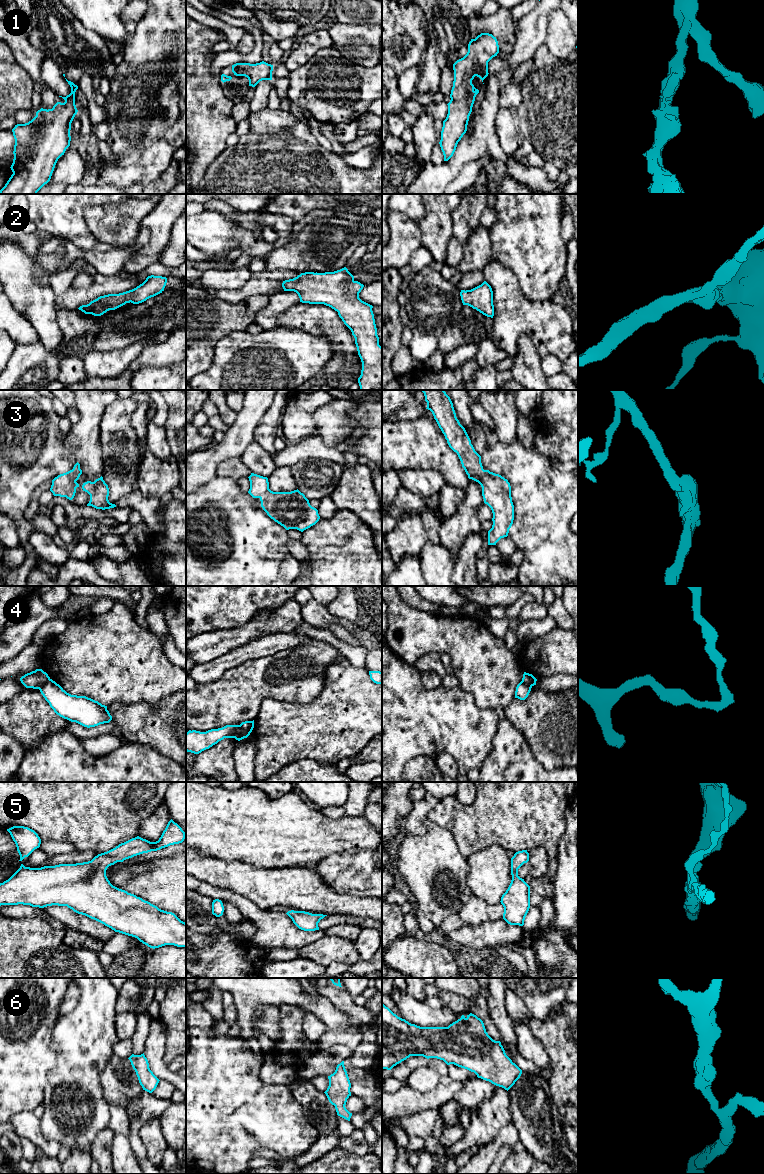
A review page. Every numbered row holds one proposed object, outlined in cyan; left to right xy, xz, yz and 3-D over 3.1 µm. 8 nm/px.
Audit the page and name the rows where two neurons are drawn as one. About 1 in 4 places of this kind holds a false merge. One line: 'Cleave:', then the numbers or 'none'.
Cleave: 4

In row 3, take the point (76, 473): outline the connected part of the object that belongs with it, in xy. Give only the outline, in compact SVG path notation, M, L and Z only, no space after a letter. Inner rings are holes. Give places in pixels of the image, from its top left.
M77 462L72 470L60 474L52 480L50 491L54 496L66 497L72 500L75 496L76 488L79 487L76 481L81 474L82 470L80 469L80 464Z

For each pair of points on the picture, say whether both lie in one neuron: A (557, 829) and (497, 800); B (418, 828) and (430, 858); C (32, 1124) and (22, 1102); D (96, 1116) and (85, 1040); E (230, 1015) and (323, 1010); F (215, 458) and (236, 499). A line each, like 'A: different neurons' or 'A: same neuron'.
A: same neuron
B: different neurons
C: different neurons
D: same neuron
E: different neurons
F: different neurons

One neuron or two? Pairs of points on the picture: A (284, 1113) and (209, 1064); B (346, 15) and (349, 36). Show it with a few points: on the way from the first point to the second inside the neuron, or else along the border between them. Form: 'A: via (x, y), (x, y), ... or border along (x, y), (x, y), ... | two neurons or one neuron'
A: border along (265, 1084), (254, 1095) | two neurons
B: border along (334, 20), (344, 23), (371, 23) | two neurons

